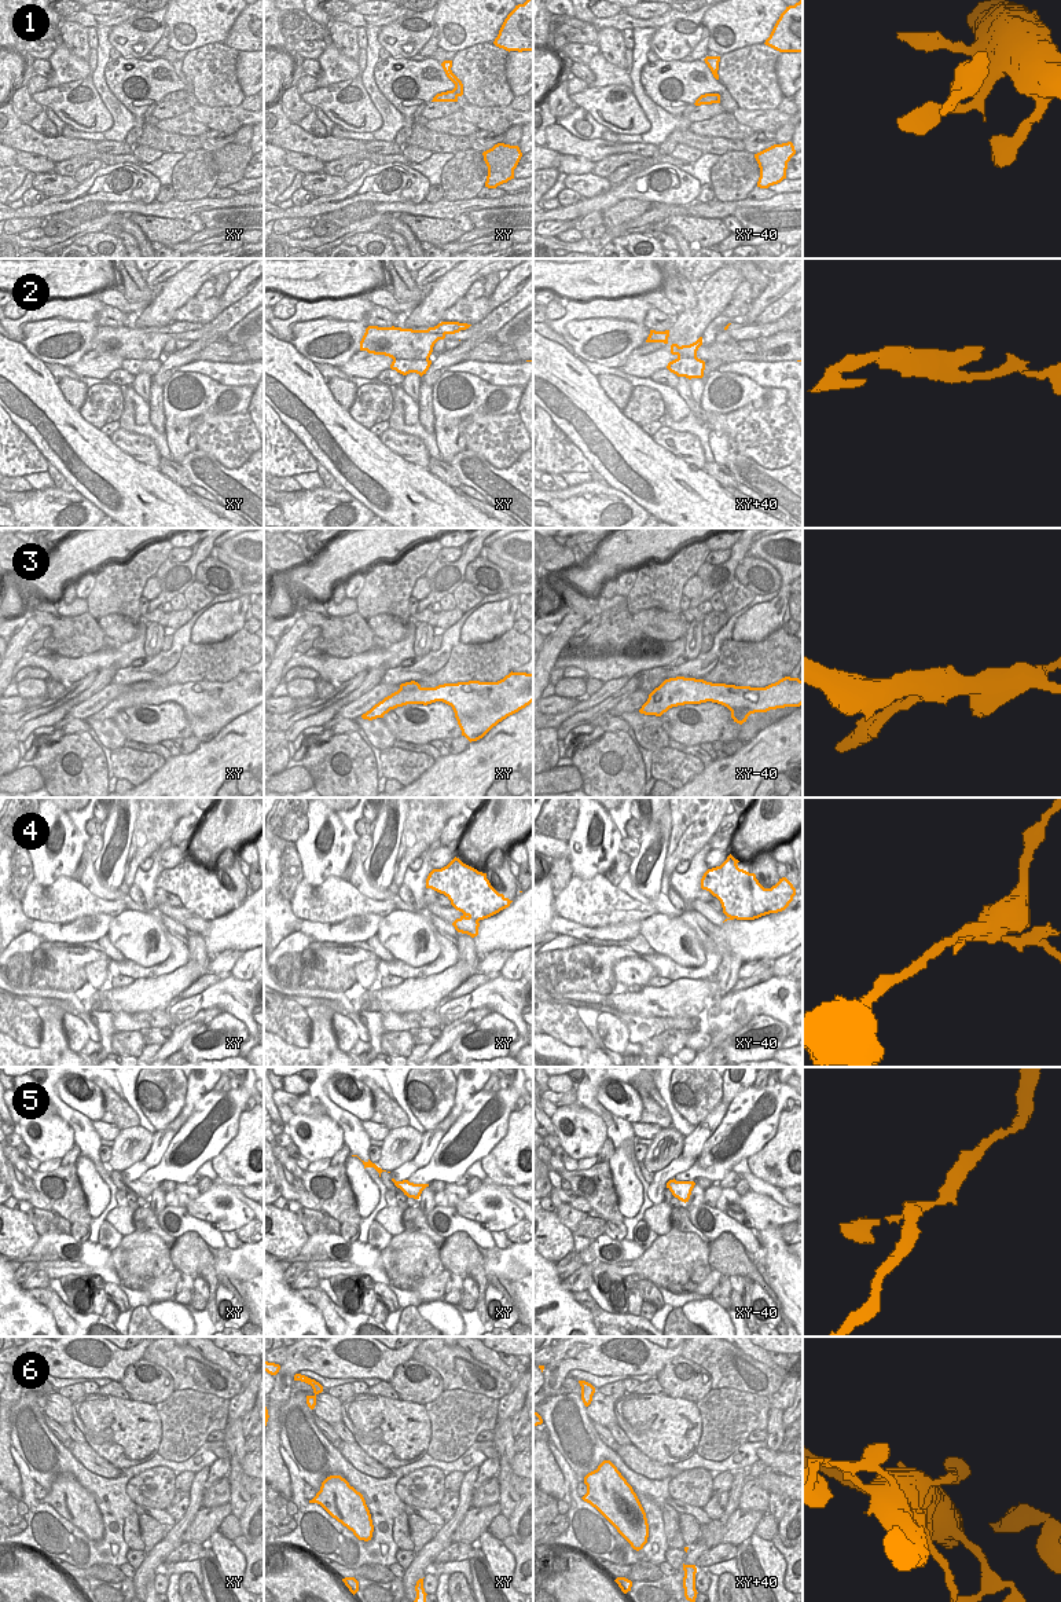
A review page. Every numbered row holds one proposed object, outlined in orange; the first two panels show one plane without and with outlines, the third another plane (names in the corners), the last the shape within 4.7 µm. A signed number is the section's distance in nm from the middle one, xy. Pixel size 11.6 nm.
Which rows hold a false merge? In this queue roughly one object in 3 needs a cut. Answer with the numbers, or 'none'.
1, 4

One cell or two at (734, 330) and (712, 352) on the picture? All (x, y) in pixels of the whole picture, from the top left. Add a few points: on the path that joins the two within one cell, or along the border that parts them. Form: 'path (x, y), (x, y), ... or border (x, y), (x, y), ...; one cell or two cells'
border (756, 338), (735, 341); two cells

